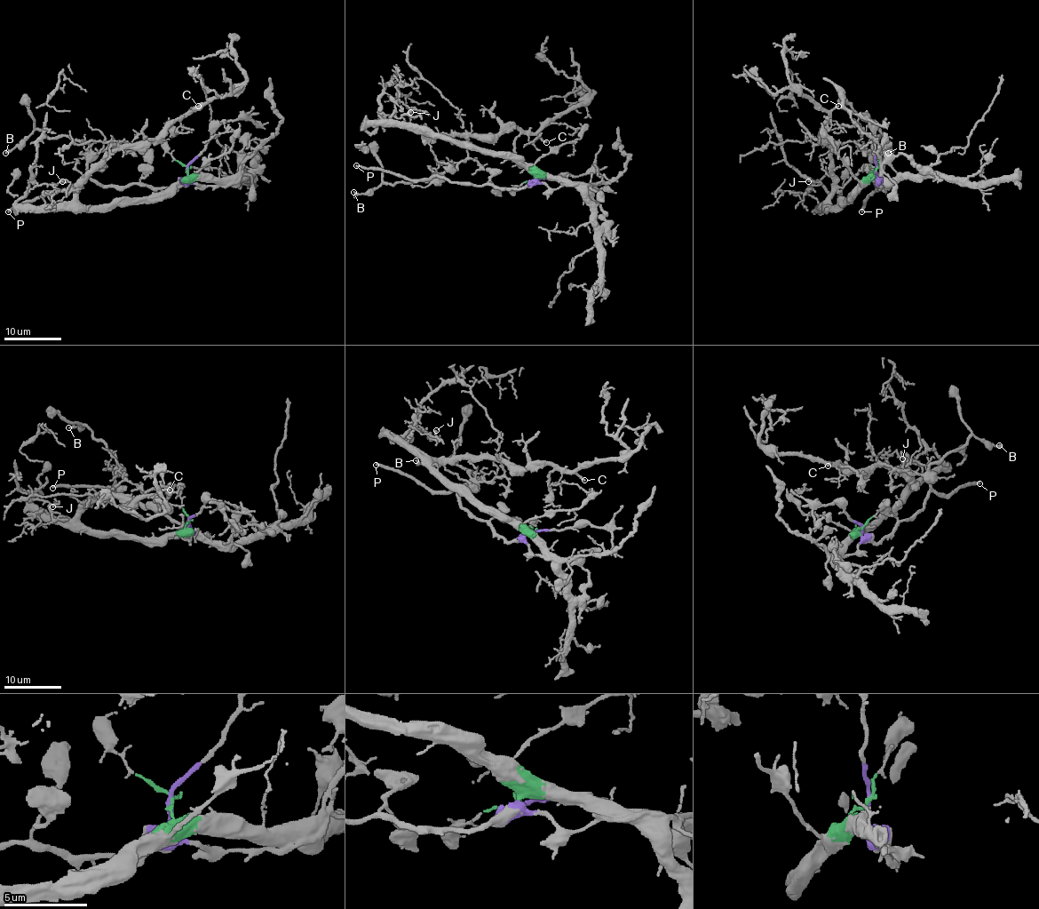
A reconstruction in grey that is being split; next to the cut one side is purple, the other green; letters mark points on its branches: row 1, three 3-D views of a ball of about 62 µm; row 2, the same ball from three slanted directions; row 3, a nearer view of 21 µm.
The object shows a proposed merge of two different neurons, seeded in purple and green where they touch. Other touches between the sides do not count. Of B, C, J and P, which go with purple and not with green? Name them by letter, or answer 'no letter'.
B, P

